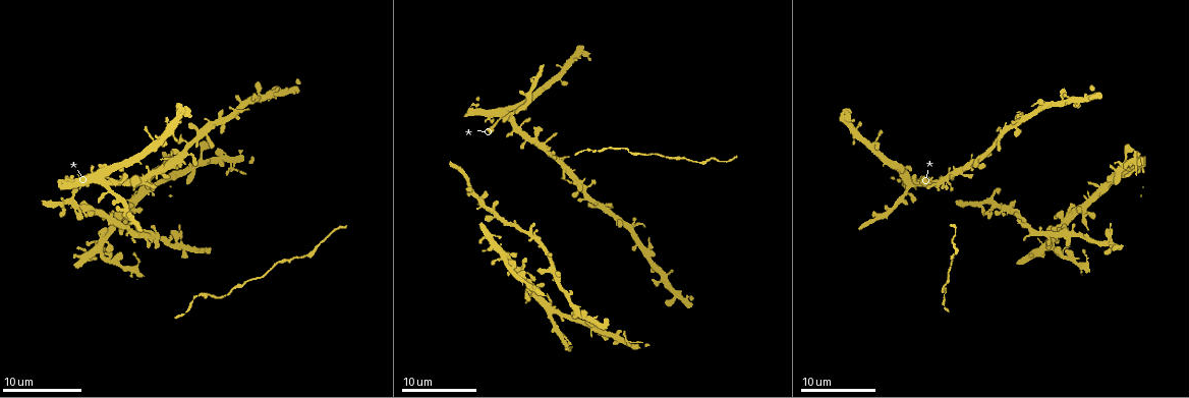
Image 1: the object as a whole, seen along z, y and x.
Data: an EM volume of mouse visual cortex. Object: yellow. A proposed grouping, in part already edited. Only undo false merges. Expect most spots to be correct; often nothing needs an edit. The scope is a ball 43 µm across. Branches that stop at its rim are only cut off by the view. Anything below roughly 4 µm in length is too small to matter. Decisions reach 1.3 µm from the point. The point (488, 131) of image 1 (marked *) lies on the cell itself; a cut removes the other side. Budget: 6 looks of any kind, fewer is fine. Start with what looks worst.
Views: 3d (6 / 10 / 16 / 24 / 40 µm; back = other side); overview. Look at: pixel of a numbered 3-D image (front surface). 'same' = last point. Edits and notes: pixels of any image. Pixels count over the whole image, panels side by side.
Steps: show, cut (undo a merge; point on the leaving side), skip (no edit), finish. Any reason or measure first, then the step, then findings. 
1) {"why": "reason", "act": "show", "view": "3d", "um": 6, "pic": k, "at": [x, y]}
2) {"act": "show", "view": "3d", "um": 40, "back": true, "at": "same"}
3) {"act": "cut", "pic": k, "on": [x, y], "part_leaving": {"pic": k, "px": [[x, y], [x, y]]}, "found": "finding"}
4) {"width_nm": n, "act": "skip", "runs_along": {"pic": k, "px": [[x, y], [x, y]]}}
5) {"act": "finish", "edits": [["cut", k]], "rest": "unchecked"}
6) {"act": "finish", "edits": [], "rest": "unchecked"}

{"act": "show", "view": "3d", "um": 10, "pic": 1, "at": [1066, 230]}

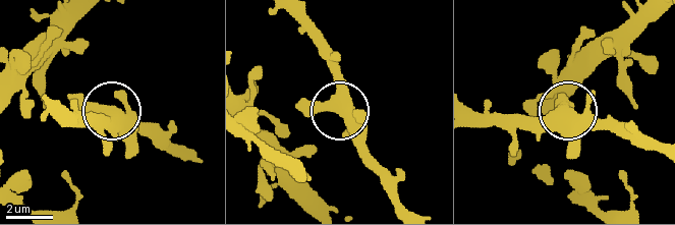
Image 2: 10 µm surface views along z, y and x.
{"act": "skip", "runs_along": {"pic": 2, "px": [[475, 111], [527, 119], [585, 113], [608, 128]]}, "found": "all the same cell"}

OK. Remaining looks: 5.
{"why": "looks like a crossing", "act": "show", "view": "3d", "um": 16, "pic": 1, "at": [553, 313]}

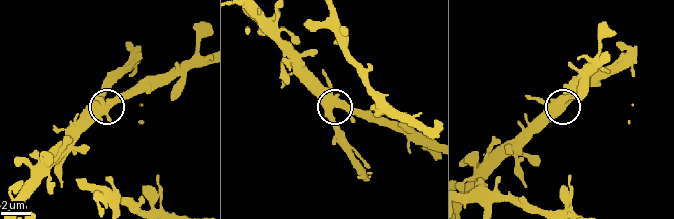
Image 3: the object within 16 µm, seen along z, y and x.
{"arms": 4, "act": "skip", "found": "one cell here"}

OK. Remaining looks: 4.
{"why": "looks like a crossing", "act": "show", "view": "3d", "um": 10, "pic": 1, "at": [148, 178]}

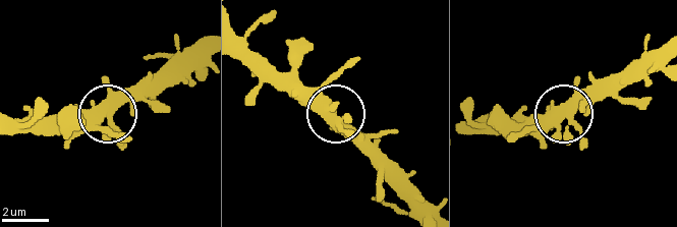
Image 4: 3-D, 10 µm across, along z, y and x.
{"width_nm": 390, "act": "skip", "runs_along": {"pic": 4, "px": [[10, 122], [92, 120], [143, 77]]}, "found": "one cell here"}

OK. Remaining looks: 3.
{"act": "finish", "edits": [], "rest": "unchecked"}

